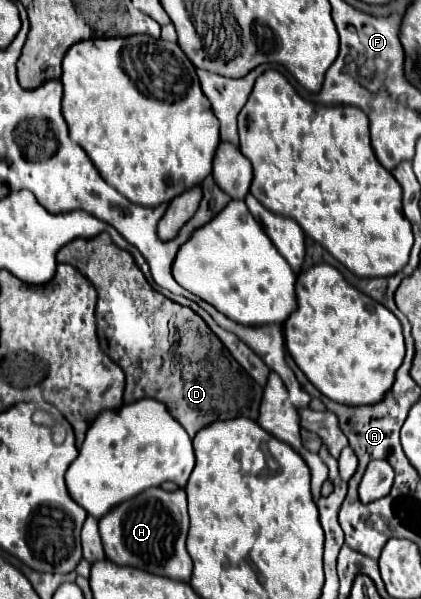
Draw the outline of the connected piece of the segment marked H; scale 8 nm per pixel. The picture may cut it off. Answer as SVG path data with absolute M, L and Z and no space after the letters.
M149 488L135 498L121 502L113 510L109 510L105 518L99 520L99 532L109 560L121 566L135 566L151 574L167 576L181 582L189 582L193 572L193 562L185 548L187 530L189 516L183 488L177 488L175 492Z

